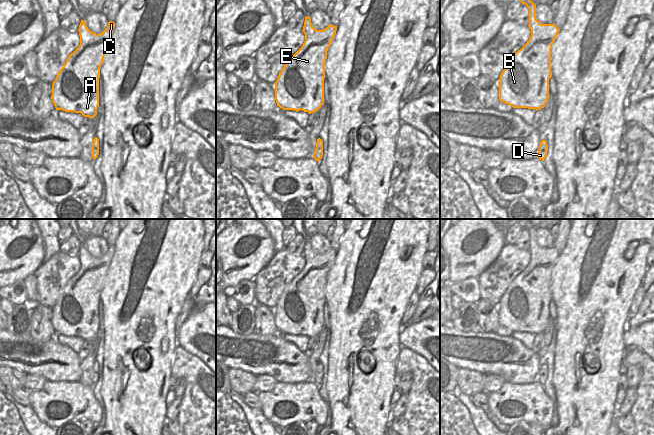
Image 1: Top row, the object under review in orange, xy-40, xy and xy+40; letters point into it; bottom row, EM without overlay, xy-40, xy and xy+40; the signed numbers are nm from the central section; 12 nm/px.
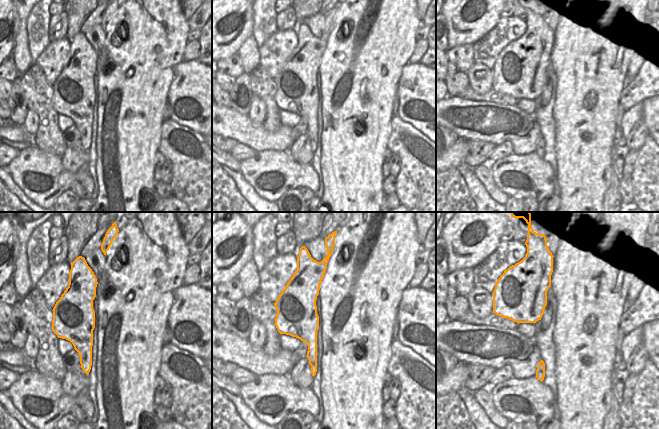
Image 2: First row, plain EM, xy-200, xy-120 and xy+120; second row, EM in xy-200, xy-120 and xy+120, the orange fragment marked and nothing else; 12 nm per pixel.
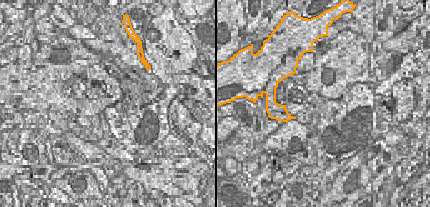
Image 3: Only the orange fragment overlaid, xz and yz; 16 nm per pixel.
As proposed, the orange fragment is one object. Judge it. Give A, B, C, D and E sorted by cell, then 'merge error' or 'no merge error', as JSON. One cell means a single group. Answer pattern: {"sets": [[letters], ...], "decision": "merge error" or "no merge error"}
{"sets": [["A", "B", "C", "D", "E"]], "decision": "no merge error"}

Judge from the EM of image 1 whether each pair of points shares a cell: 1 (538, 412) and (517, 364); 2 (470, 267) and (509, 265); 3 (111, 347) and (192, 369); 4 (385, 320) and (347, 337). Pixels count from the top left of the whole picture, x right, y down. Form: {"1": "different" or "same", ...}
{"1": "different", "2": "different", "3": "different", "4": "same"}

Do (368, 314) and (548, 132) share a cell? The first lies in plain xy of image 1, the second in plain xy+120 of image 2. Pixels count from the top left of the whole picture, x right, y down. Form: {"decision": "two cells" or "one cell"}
{"decision": "two cells"}

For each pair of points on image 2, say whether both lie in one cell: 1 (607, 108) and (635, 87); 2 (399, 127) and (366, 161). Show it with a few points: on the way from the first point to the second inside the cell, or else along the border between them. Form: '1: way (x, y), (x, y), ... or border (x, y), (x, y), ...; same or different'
1: border (624, 87), (620, 94), (619, 102); different
2: border (392, 117), (391, 133), (386, 148); different

